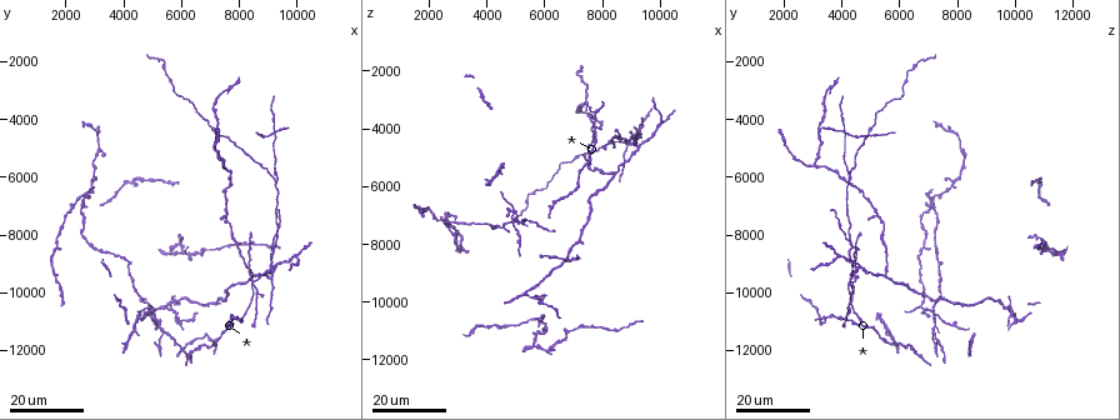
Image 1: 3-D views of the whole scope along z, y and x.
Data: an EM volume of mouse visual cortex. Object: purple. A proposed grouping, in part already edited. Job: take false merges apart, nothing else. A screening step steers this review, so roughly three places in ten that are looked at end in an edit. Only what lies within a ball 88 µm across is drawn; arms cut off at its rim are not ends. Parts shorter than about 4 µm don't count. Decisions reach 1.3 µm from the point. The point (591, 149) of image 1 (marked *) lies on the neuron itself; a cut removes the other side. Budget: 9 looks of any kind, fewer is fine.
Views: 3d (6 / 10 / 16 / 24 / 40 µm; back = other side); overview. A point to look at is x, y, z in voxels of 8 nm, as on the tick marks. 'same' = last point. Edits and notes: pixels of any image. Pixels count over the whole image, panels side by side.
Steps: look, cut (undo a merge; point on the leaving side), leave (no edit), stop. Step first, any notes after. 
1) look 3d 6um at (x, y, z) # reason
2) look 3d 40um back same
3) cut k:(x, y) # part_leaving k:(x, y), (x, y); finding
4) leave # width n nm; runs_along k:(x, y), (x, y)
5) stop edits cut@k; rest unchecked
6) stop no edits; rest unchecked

look 3d 24um at (5400, 11500, 7200) # three-way junction

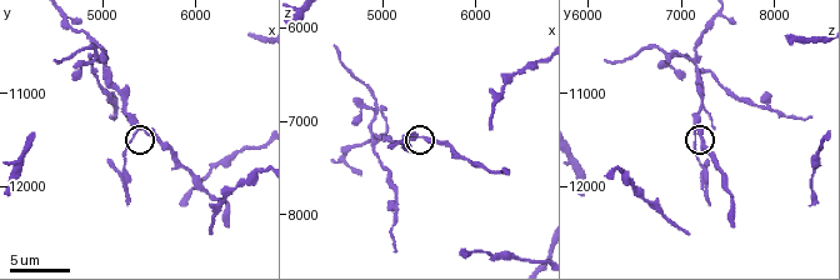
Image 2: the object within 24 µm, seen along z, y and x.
look 3d 10um at (5400, 11400, 7150)

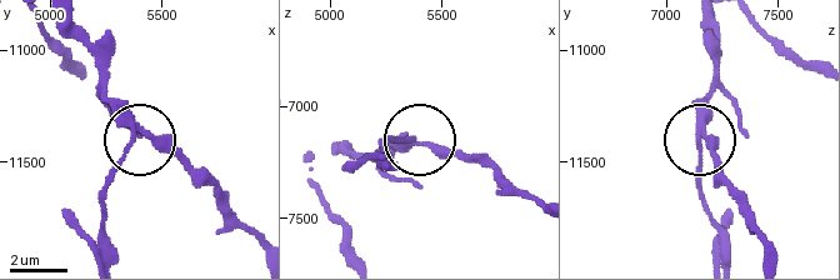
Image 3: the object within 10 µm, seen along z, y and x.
cut 3:(113, 173) # side_arm 7 um; part_leaving 3:(133, 138), (104, 200), (104, 258); two neurons meet here

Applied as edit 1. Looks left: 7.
look overview

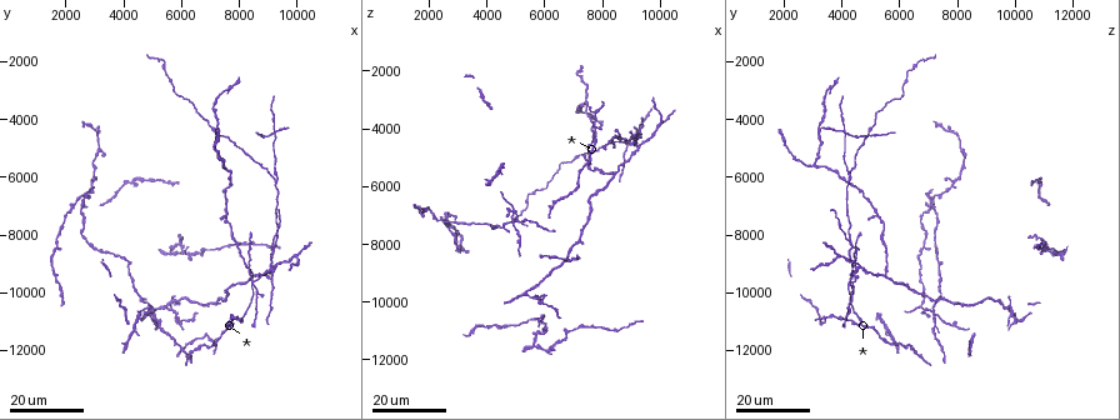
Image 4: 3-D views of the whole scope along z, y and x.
look 3d 24um at (8400, 9600, 4400) # looks like a crossing

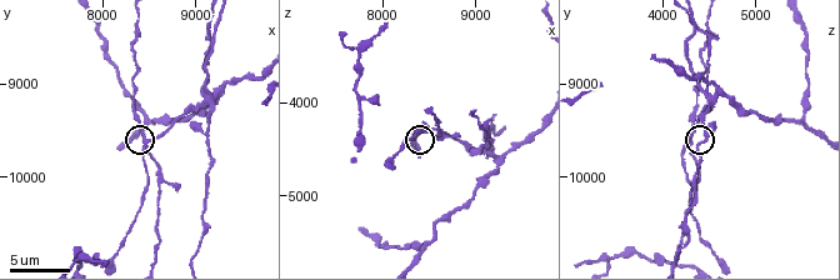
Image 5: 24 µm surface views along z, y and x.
look 3d 6um at (8450, 9700, 4300) # zoom in

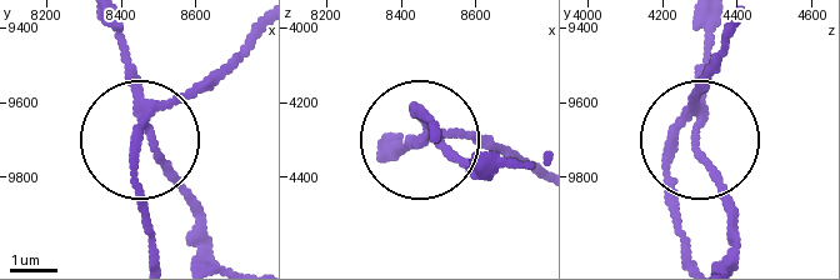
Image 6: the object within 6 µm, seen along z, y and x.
cut 6:(121, 41) # part_leaving 6:(136, 106), (120, 26); two neurons meet here

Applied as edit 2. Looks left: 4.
look 3d 16um at (8500, 9400, 5500) # a fork

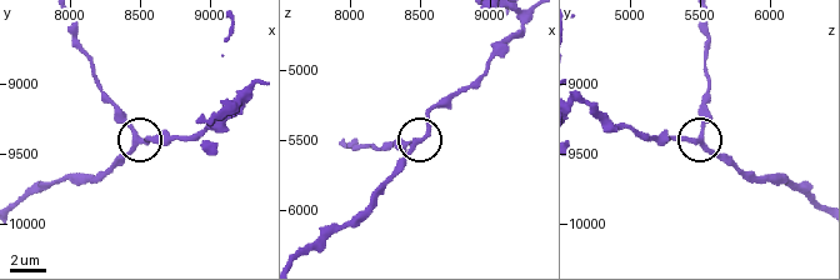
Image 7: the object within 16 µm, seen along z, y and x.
look 3d 16um back at (8460, 9400, 5500)

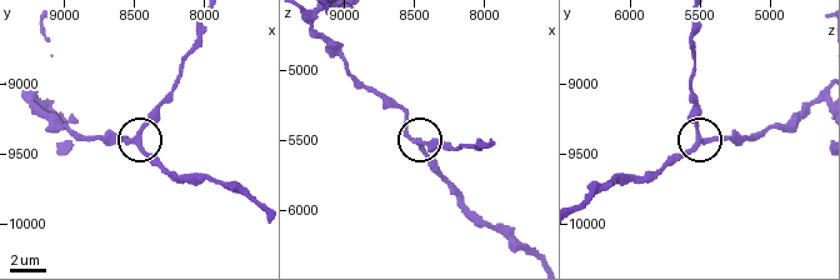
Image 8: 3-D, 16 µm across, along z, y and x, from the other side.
leave # side_arm 79 um; arms 3; all the same neuron

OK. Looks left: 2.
look 3d 16um at (4400, 11000, 5400)

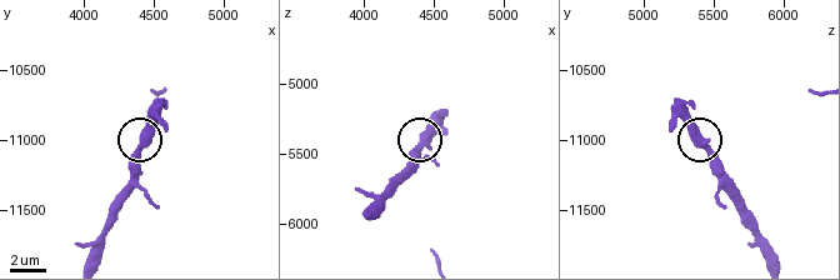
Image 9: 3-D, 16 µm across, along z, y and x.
look 3d 6um at (4360, 11080, 5440)

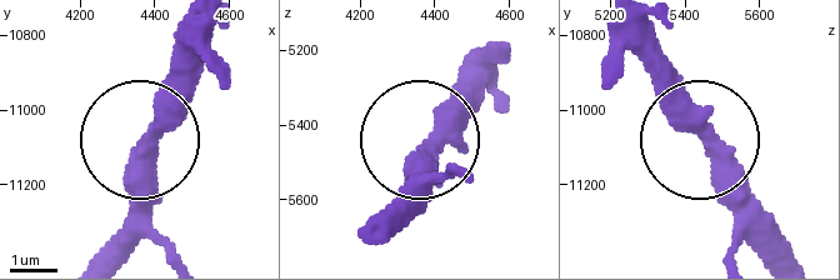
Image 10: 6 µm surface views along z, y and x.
leave # width 440 nm; continuous, no second neuron

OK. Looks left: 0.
stop edits cut@3, cut@6; rest unchecked

